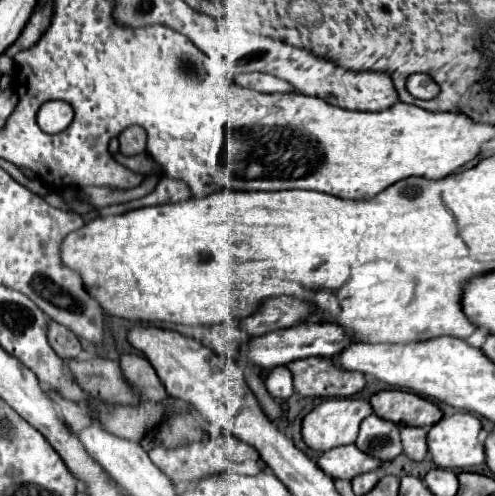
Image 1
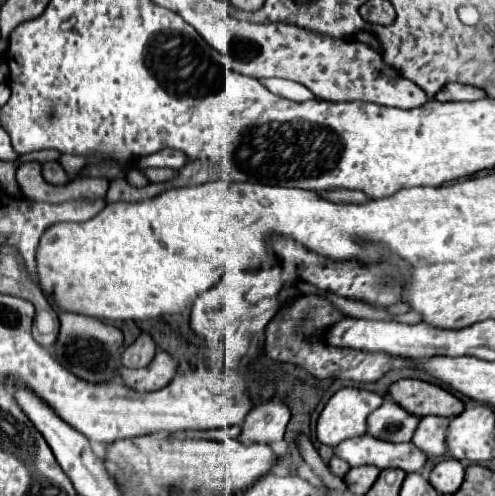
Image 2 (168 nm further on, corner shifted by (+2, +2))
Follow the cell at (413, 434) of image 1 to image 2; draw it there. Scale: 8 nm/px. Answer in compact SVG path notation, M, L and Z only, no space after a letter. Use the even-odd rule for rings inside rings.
M434 415L422 417L414 431L412 443L430 457L442 457L446 453L444 439L446 439L448 421L450 419L446 419L446 417L434 417Z

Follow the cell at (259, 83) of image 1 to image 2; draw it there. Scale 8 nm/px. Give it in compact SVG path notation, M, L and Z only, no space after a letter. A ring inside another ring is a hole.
M260 79L260 83L270 87L272 93L276 93L280 97L286 97L286 99L292 99L292 101L306 101L306 99L314 97L304 85L294 83L294 81L286 81L286 79Z

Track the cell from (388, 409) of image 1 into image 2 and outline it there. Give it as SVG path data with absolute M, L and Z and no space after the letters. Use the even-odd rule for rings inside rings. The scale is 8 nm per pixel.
M402 379L398 383L392 383L388 393L394 403L398 403L400 407L404 407L404 411L416 417L456 417L464 411L464 405L458 397L450 395L438 385L424 383L418 379Z

